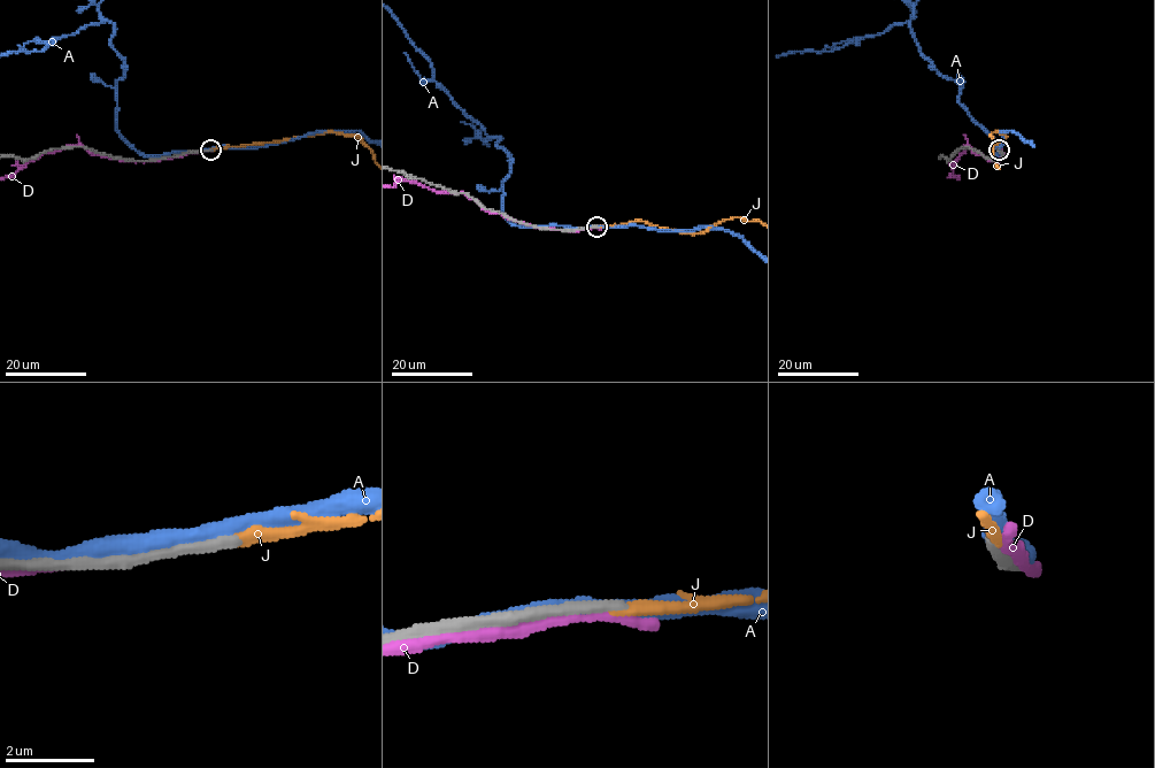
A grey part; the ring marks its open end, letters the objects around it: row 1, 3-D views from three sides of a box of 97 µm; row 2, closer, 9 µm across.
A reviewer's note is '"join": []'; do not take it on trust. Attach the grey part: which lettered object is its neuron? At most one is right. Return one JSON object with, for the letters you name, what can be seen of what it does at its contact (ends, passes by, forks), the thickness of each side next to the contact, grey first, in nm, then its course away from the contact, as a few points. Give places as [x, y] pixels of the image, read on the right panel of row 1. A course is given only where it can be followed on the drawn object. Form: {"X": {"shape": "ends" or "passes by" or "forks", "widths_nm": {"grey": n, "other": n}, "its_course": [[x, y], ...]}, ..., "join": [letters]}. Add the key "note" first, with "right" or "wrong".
{"note": "wrong", "J": {"shape": "ends", "widths_nm": {"grey": 280, "other": 260}}, "join": ["J"]}

